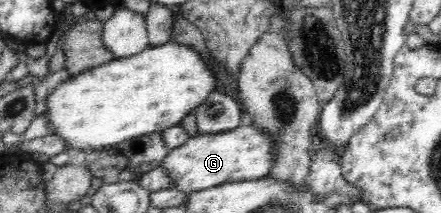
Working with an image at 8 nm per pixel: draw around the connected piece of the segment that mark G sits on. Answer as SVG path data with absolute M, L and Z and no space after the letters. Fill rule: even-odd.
M248 123L220 134L197 133L189 136L182 146L168 151L160 167L171 179L171 188L188 195L230 182L263 179L273 168L273 162L272 139Z

